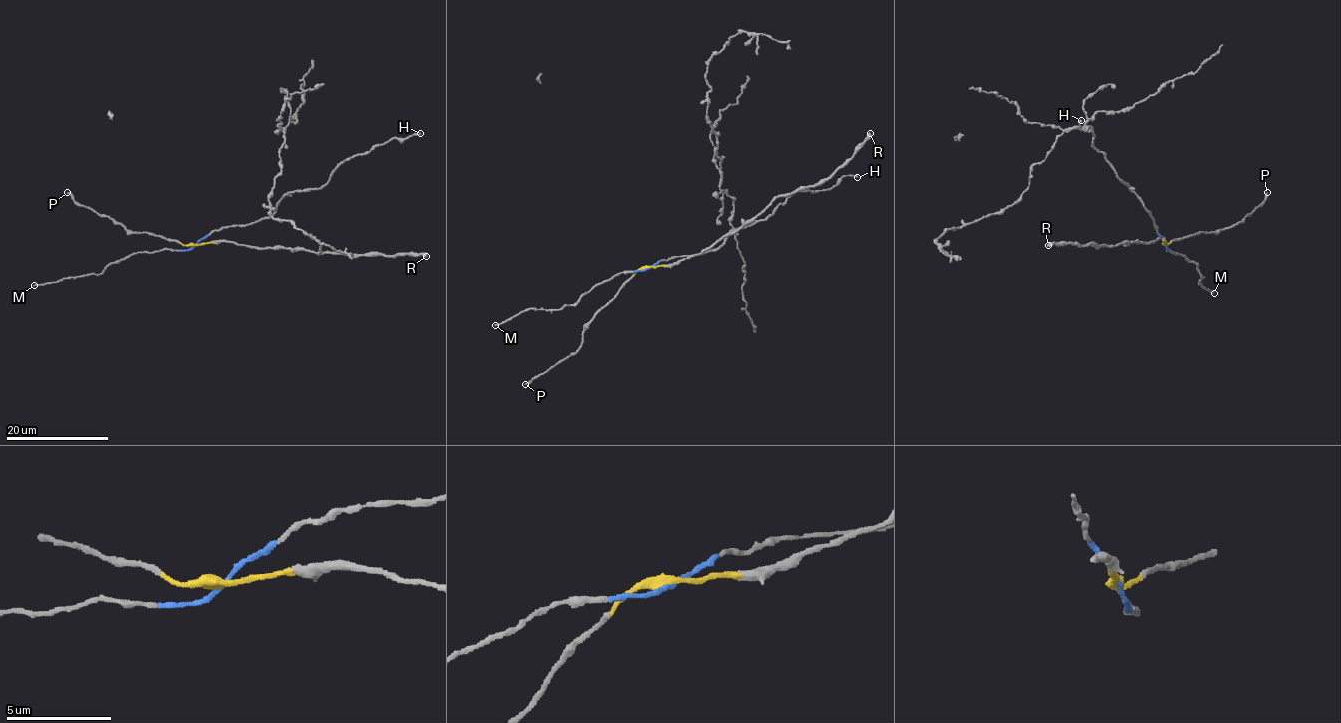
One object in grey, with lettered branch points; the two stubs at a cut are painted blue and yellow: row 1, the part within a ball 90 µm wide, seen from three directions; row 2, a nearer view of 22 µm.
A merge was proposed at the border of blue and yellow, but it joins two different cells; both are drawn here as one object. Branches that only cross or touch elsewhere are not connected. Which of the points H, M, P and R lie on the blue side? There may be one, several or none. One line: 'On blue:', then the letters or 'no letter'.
On blue: H, M

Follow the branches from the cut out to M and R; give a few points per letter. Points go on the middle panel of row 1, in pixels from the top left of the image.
M: (649, 268), (641, 271), (622, 271), (596, 284), (578, 301), (566, 304), (560, 310), (529, 308), (495, 325)
R: (649, 268), (679, 263), (750, 223), (778, 196), (820, 185), (852, 156), (870, 133)

